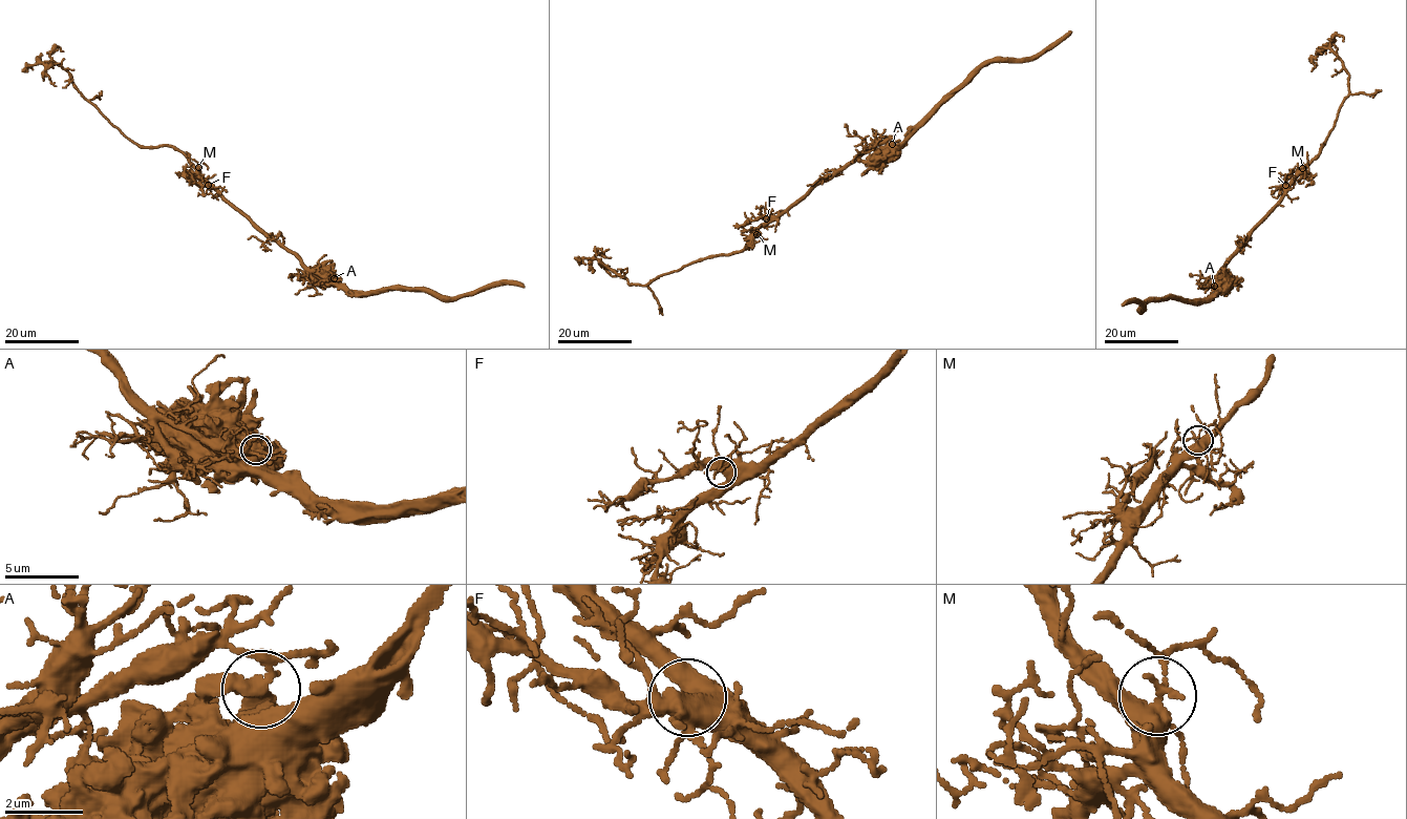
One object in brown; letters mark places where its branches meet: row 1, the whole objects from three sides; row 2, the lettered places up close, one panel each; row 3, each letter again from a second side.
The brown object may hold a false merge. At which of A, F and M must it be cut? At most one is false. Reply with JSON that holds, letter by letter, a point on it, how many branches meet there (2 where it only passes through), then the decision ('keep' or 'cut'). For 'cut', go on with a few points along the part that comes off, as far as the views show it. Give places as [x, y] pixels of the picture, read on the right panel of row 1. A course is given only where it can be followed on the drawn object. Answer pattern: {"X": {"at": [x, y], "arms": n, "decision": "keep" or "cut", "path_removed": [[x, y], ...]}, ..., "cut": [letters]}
{"A": {"at": [1214, 286], "arms": 5, "decision": "cut", "path_removed": [[1214, 286], [1216, 274], [1321, 151], [1348, 93], [1348, 74], [1328, 48], [1321, 47], [1312, 60], [1312, 71]]}, "F": {"at": [1285, 185], "arms": 4, "decision": "keep"}, "M": {"at": [1302, 168], "arms": 4, "decision": "keep"}, "cut": ["A"]}

